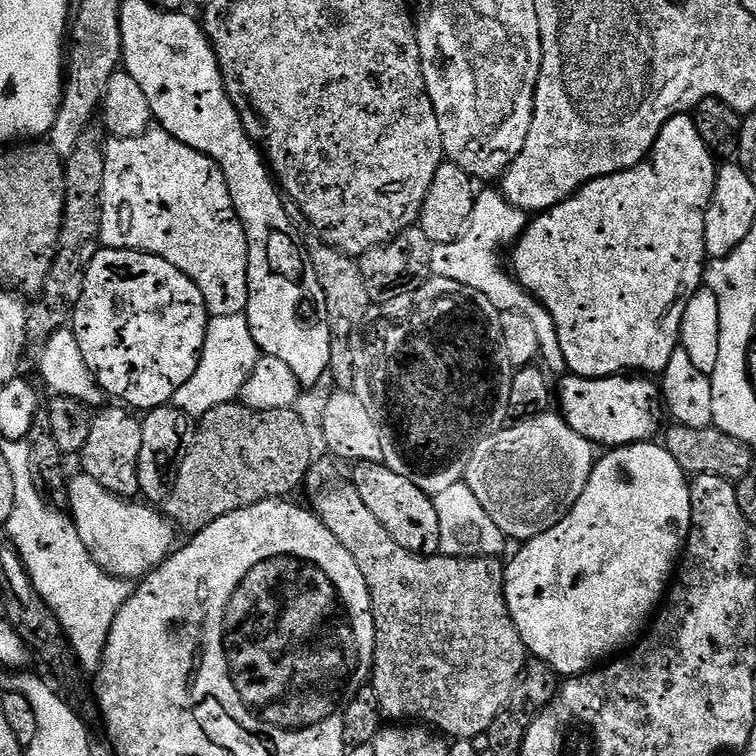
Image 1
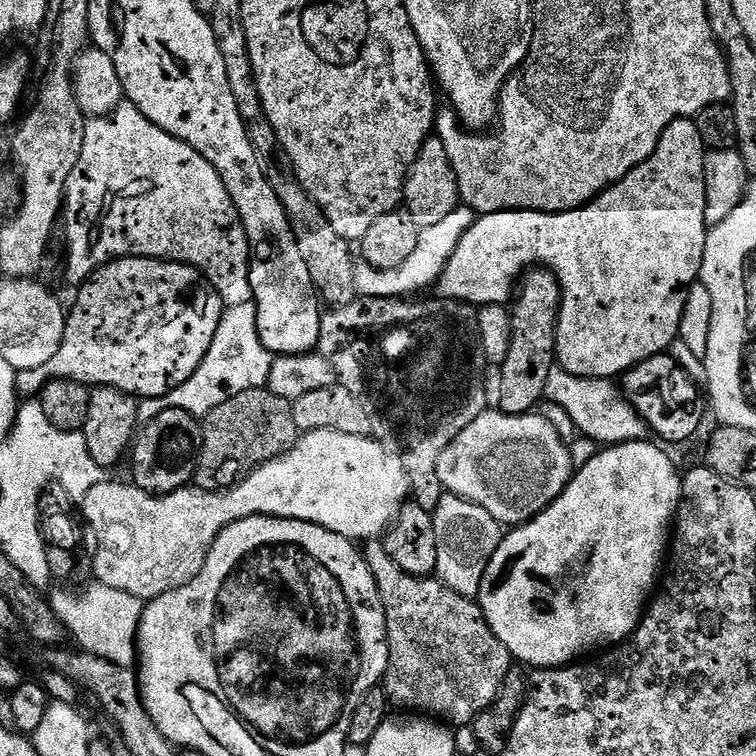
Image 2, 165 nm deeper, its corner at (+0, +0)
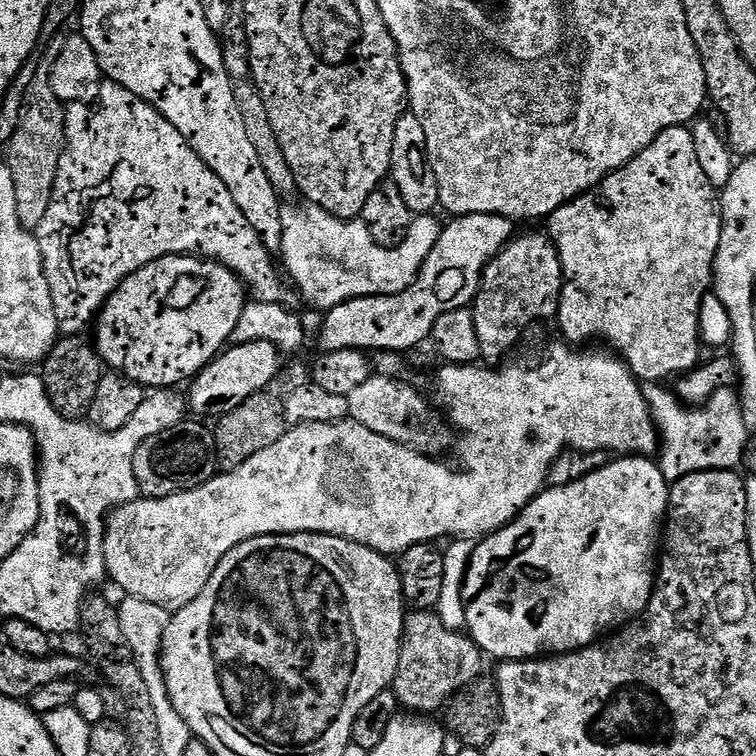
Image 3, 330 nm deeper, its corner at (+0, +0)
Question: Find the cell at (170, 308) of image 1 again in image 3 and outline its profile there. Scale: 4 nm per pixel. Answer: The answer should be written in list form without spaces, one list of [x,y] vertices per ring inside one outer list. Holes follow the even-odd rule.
[[[164,256],[130,274],[112,291],[94,324],[96,351],[109,369],[137,380],[145,389],[175,389],[183,380],[191,381],[224,351],[245,305],[246,285],[225,264],[198,256]]]

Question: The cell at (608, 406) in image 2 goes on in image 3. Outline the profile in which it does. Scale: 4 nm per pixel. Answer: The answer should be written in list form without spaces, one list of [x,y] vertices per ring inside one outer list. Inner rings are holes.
[[[645,381],[641,388],[651,408],[657,431],[661,435],[658,463],[670,484],[686,474],[708,469],[735,469],[743,461],[750,433],[745,426],[740,397],[731,387],[720,388],[701,406],[686,407],[673,391],[664,389],[657,381]]]

